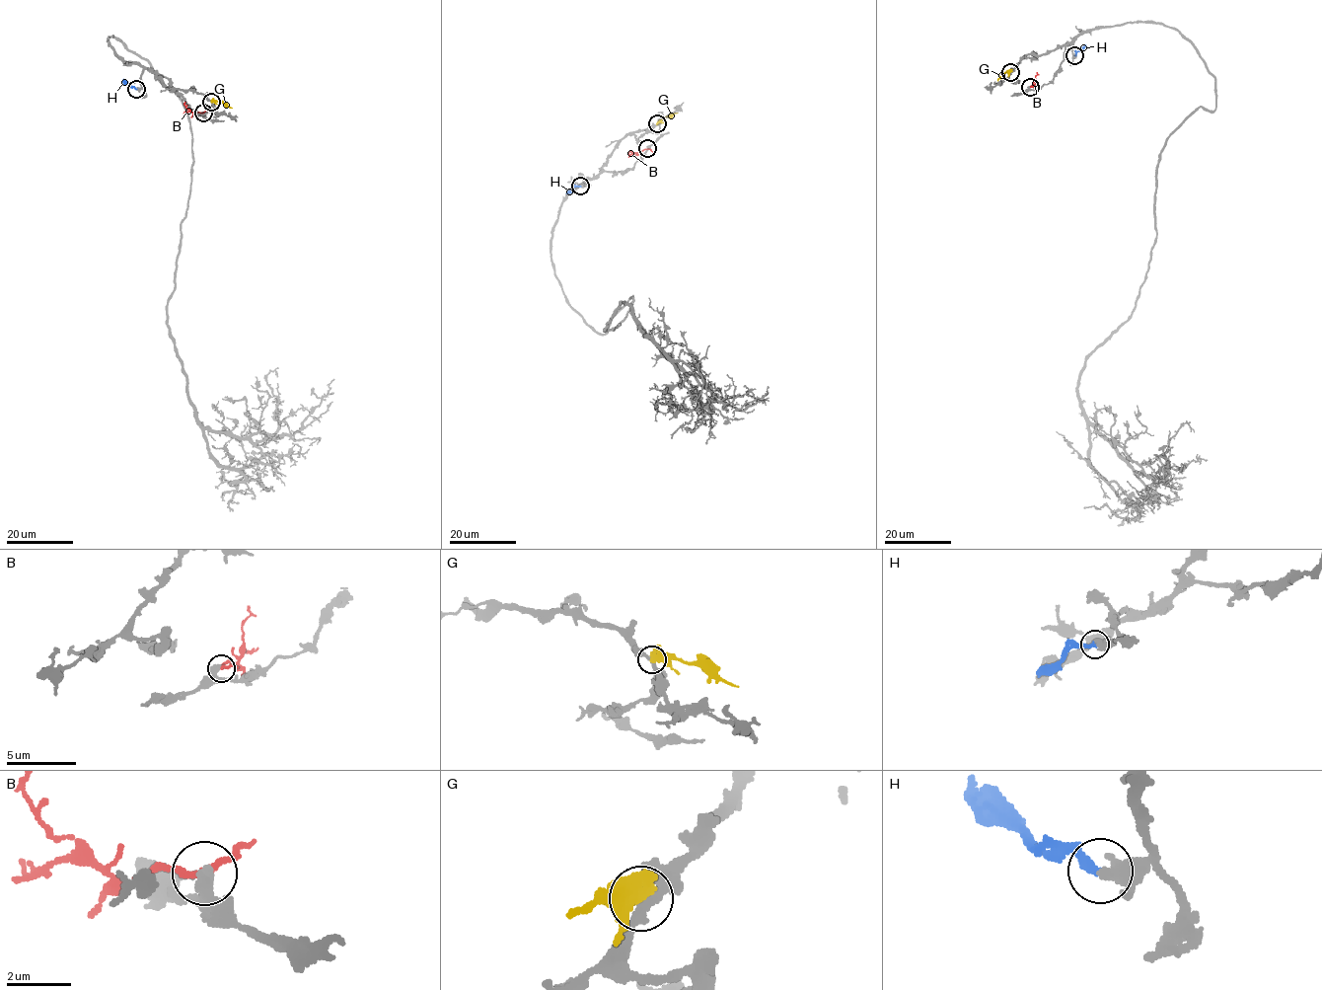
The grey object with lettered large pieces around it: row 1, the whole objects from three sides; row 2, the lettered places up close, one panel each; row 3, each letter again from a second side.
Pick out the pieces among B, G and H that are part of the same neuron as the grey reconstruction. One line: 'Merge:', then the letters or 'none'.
Merge: H

